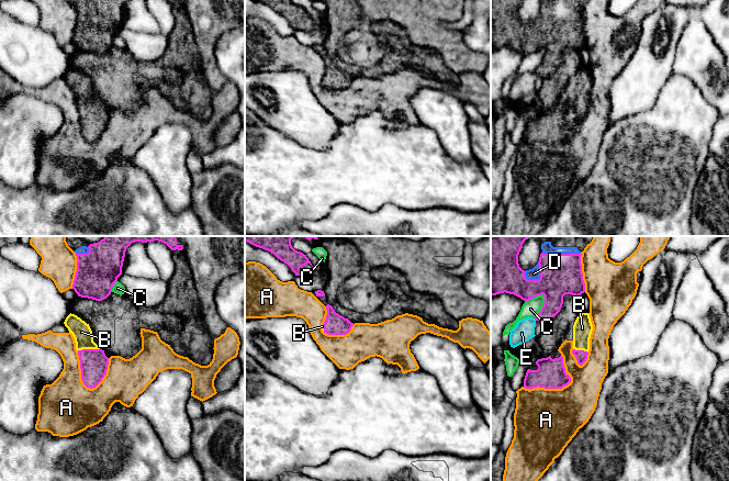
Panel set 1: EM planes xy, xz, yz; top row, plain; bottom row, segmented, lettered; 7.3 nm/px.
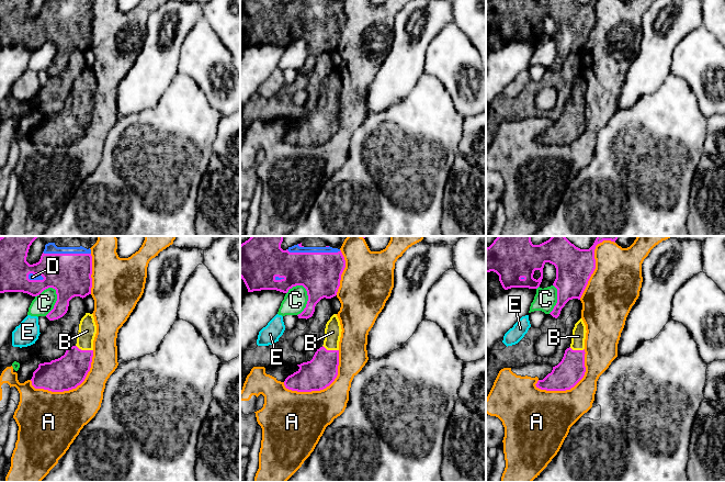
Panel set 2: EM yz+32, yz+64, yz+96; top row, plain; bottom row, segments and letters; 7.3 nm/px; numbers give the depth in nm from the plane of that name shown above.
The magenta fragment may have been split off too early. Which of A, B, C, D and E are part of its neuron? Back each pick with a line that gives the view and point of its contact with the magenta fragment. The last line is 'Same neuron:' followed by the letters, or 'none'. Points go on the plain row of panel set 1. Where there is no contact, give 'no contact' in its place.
B: meets magenta in xy at (88, 103)
D: meets magenta in yz at (540, 31)
Same neuron: B, D

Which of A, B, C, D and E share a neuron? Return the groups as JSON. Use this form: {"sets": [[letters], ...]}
{"sets": [["A", "E"], ["B", "D"], ["C"]]}

